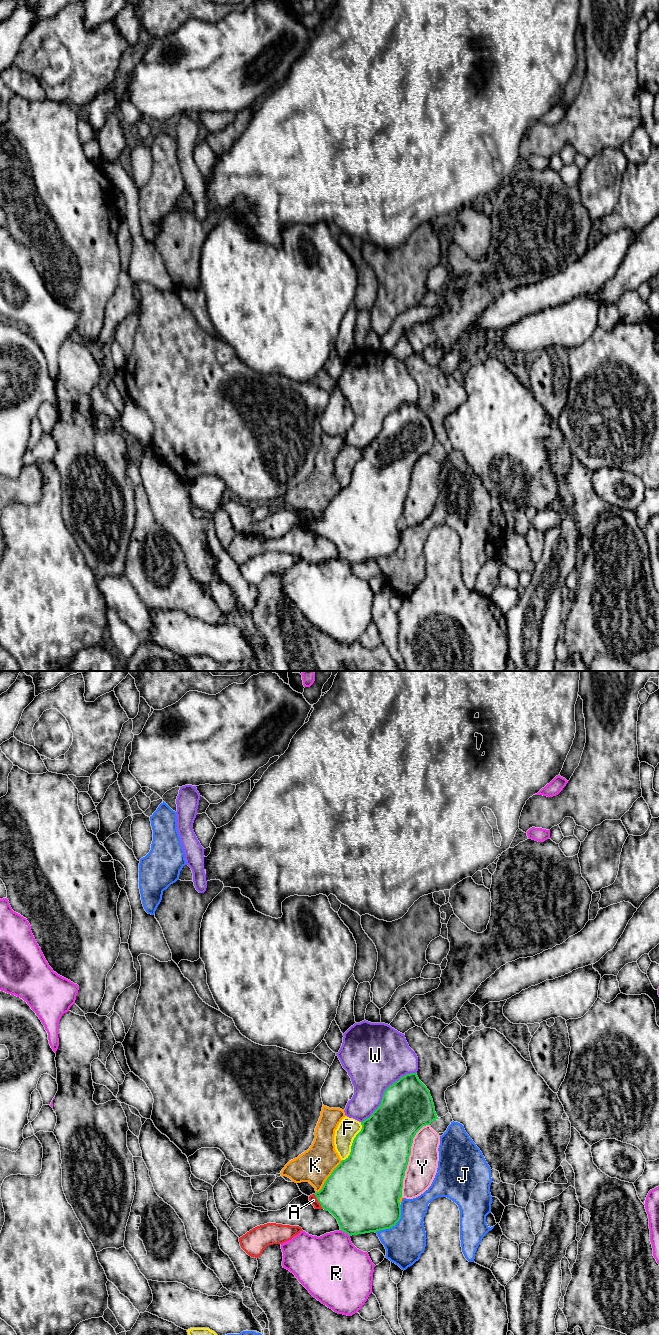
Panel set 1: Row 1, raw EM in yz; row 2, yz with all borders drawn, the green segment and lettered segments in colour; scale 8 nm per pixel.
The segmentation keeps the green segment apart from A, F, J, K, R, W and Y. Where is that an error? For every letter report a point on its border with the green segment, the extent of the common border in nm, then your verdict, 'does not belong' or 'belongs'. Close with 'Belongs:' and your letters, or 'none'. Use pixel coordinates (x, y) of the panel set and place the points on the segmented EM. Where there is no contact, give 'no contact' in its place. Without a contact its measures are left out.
A: yz (318, 1201) | 140 nm | belongs
F: yz (353, 1142) | 340 nm | does not belong
J: yz (394, 1225) | 300 nm | does not belong
K: yz (328, 1177) | 340 nm | does not belong
R: yz (345, 1232) | 90 nm | does not belong
W: yz (384, 1092) | 600 nm | does not belong
Y: yz (408, 1158) | 650 nm | does not belong
Belongs: A

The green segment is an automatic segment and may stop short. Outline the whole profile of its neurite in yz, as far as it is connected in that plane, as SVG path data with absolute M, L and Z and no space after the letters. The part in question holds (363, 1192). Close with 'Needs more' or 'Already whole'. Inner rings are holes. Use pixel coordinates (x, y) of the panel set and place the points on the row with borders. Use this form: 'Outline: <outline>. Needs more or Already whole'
Outline: M416 1073L406 1074L390 1085L384 1092L381 1104L372 1115L361 1122L362 1129L356 1135L350 1155L342 1160L325 1181L322 1189L309 1196L315 1209L329 1211L338 1221L341 1231L349 1236L390 1229L401 1218L400 1198L403 1179L416 1133L438 1119L430 1091Z. Needs more

